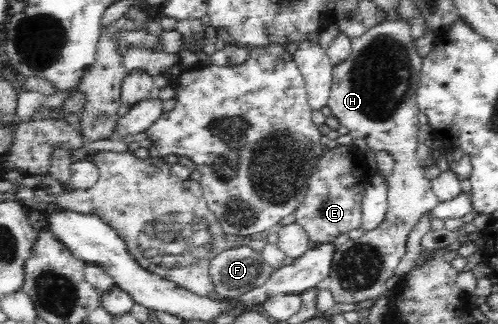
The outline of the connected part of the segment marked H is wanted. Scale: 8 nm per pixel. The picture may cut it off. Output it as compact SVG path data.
M386 21L376 28L368 30L366 34L352 39L350 55L334 65L329 101L327 106L332 116L340 121L341 129L347 131L354 139L362 138L368 143L370 150L387 150L395 158L393 173L389 176L389 191L387 194L387 213L384 220L374 230L365 231L363 236L348 239L344 244L334 248L330 275L325 286L333 294L335 302L358 303L363 300L378 300L388 298L392 300L394 290L386 288L386 280L394 276L402 256L406 254L406 240L410 232L416 228L418 220L430 212L439 202L431 189L431 180L424 177L424 171L418 167L421 155L419 141L419 108L416 94L421 79L421 65L423 58L417 54L415 47L416 31L407 22Z

